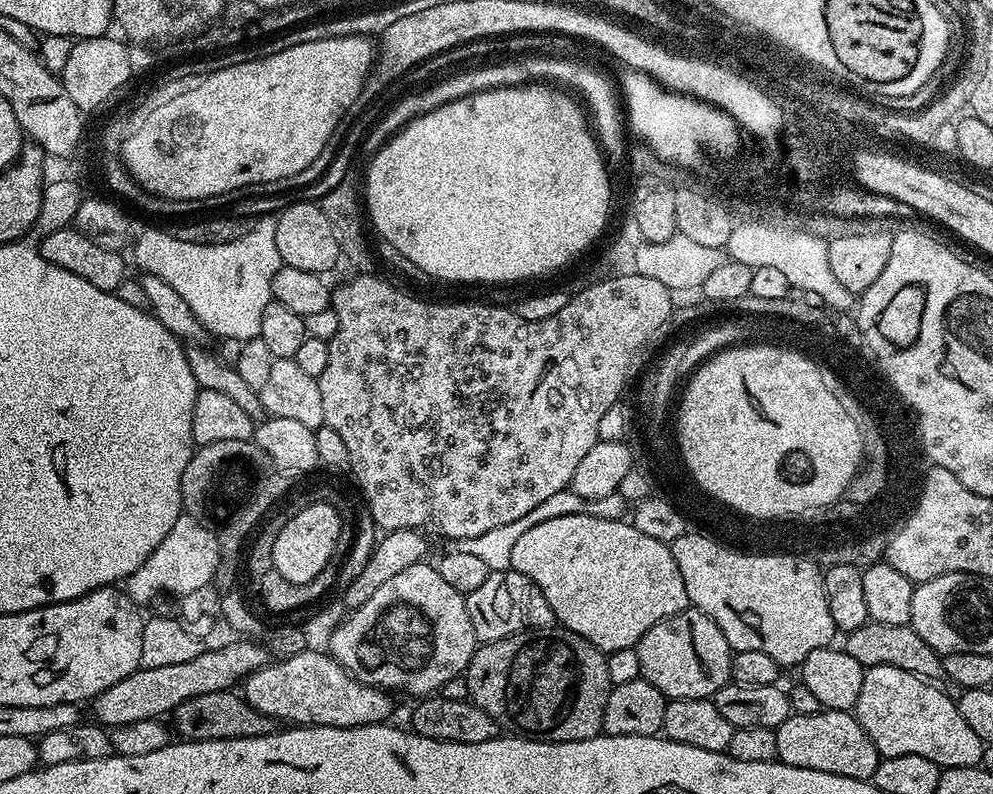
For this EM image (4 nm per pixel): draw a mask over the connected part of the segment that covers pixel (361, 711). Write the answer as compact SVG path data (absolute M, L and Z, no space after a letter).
M305 650L269 662L264 668L250 673L242 681L242 695L254 710L262 710L262 714L271 716L273 721L288 720L292 726L334 726L335 728L357 728L363 724L383 724L392 712L393 697L382 688L372 688L368 684L359 684L351 674L327 651L312 652Z

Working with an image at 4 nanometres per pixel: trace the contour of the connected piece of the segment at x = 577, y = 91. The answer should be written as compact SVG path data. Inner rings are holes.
M524 54L521 55L519 58L508 58L508 61L505 62L505 64L490 64L494 62L488 62L485 64L488 64L485 66L485 68L472 68L476 66L468 66L465 67L463 70L456 70L452 73L453 76L450 76L451 74L445 75L443 78L437 79L435 82L429 83L427 86L420 86L417 87L415 90L417 92L412 92L409 94L409 96L404 96L401 98L400 101L397 102L396 105L393 106L392 109L389 110L388 113L385 114L384 117L381 118L380 121L377 122L376 125L373 126L372 129L368 132L368 137L364 140L364 148L366 151L368 151L368 154L375 154L376 151L378 151L379 148L383 148L385 144L388 143L389 140L392 139L393 136L396 135L397 132L400 131L401 128L405 128L405 126L411 122L411 120L416 120L419 116L425 116L426 114L430 114L434 110L438 110L442 106L446 106L450 102L454 102L455 100L461 100L462 98L466 98L467 96L476 96L479 92L489 92L490 90L494 90L495 88L518 88L525 84L534 84L537 82L551 82L553 85L559 86L561 89L567 90L569 93L575 94L579 99L582 101L583 107L586 109L587 115L590 117L590 124L591 127L594 129L594 135L603 151L606 153L607 159L609 161L612 160L620 160L622 161L625 159L626 156L626 147L624 148L624 134L626 135L626 116L625 113L622 111L622 100L621 97L618 95L617 89L614 87L613 81L610 79L610 81L607 80L606 77L603 76L602 73L599 72L596 68L591 68L588 62L581 62L577 59L575 60L559 60L557 57L550 57L545 55L537 55L537 54Z

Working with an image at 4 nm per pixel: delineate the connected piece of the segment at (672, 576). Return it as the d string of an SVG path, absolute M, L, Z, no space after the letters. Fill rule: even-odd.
M586 514L550 518L550 522L538 522L538 526L526 530L518 538L510 558L511 571L521 572L542 590L553 617L567 631L586 638L586 642L605 654L635 648L650 626L689 607L686 582L678 574L678 562L674 562L671 547L642 534L627 519L590 518Z

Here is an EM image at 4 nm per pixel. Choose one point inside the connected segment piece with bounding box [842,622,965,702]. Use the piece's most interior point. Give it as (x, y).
(874, 644)

